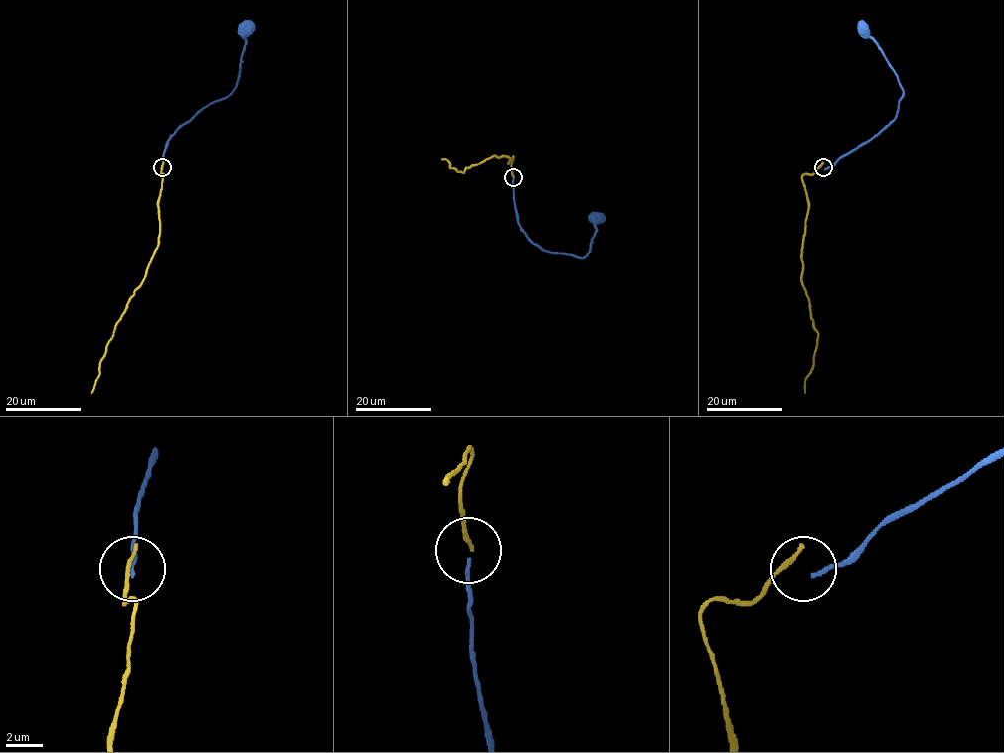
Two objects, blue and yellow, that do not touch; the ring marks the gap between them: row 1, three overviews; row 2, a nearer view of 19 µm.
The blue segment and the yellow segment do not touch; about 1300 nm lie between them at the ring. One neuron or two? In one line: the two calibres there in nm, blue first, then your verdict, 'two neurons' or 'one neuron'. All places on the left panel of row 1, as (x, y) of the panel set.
190 nm thick on the blue side, 280 nm on the other; two neurons

